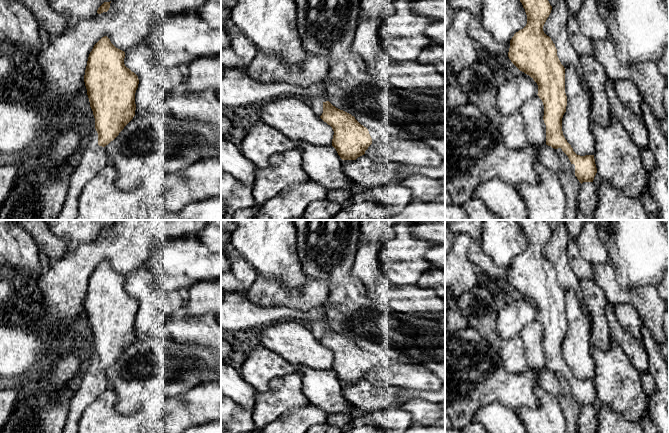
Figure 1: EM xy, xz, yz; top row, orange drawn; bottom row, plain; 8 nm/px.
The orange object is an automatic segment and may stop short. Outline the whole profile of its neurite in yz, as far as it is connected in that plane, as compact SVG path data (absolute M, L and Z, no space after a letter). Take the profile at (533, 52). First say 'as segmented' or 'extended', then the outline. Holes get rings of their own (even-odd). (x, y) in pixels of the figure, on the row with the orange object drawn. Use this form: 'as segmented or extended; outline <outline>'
extended; outline M548 0L520 2L527 15L527 24L510 40L508 57L537 83L537 95L544 105L546 146L541 149L538 162L557 172L561 162L555 150L561 148L575 165L575 176L579 182L593 182L597 173L594 155L577 155L562 131L562 118L567 106L565 68L557 56L555 44L543 31L552 6Z

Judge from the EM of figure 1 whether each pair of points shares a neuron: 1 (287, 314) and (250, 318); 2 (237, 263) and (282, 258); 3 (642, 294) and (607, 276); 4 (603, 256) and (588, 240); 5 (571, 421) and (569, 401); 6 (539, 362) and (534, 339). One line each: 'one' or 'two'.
1: one
2: two
3: one
4: one
5: one
6: one

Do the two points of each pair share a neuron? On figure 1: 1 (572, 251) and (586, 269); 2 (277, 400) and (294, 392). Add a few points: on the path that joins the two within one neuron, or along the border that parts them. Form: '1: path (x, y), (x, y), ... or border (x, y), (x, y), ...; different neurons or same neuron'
1: path (574, 255), (582, 265); same neuron
2: path (281, 396), (286, 392), (290, 392); same neuron

